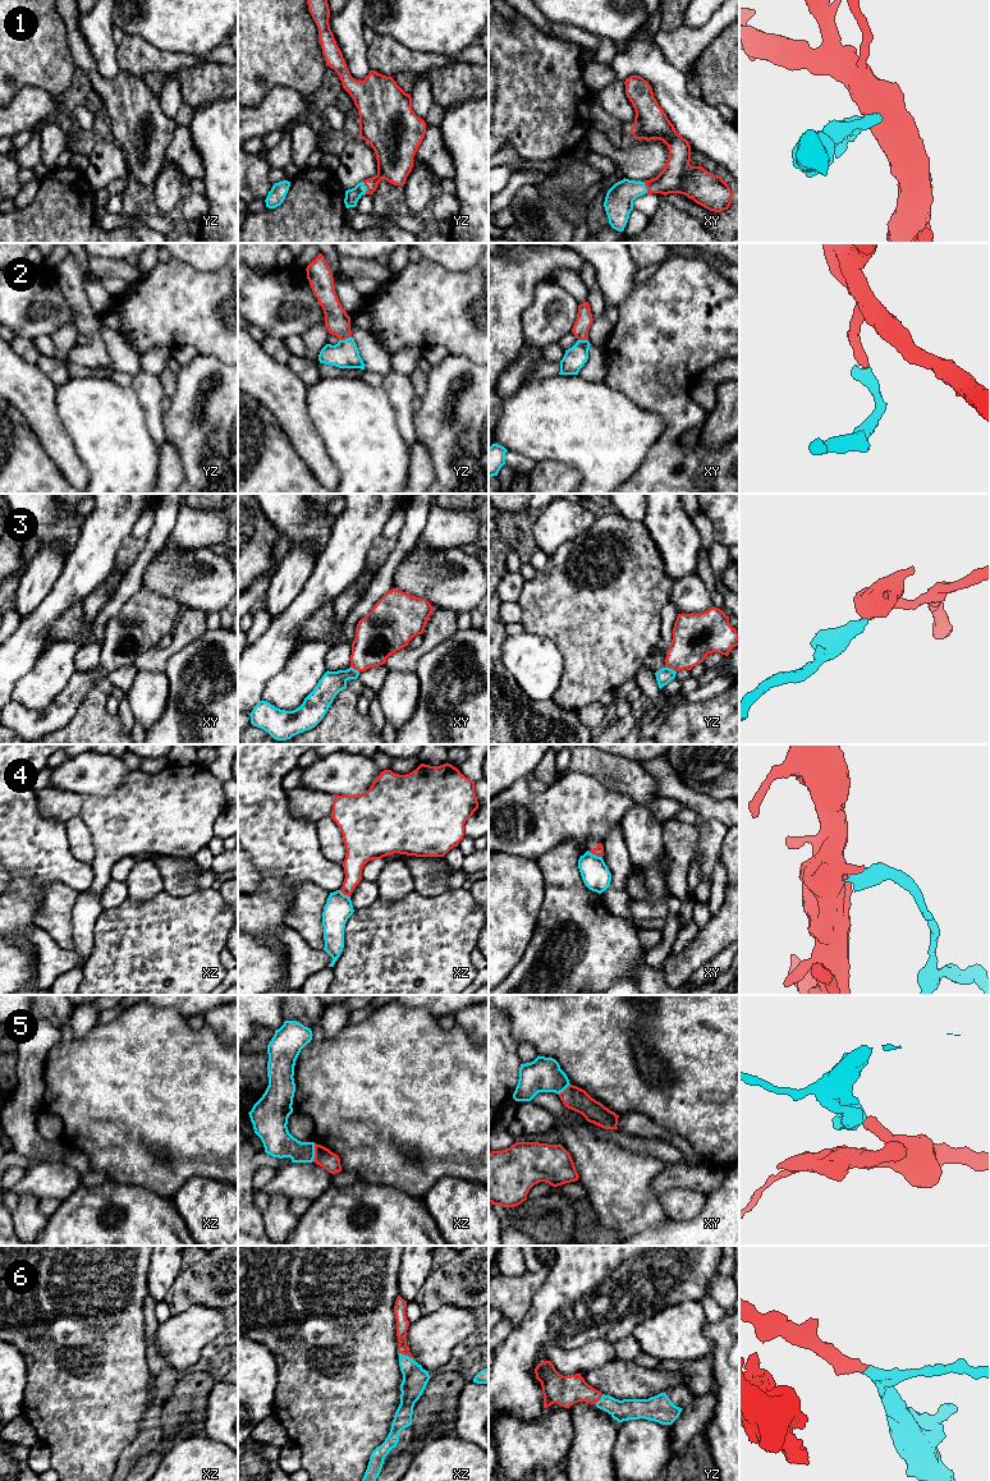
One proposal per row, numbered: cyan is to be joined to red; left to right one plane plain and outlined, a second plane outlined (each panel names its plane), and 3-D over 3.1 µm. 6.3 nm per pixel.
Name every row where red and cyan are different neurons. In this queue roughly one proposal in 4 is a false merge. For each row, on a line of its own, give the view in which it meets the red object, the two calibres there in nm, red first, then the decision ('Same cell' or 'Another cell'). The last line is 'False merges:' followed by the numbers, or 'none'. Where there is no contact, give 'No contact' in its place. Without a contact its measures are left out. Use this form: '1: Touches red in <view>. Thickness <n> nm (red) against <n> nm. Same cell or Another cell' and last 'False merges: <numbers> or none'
1: Touches red in yz. Thickness 220 nm (red) against 90 nm. Same cell
2: Touches red in yz. Thickness 160 nm (red) against 170 nm. Same cell
3: Touches red in yz. Thickness 280 nm (red) against 100 nm. Same cell
4: Touches red in xy. Thickness 60 nm (red) against 180 nm. Another cell
5: Touches red in xz. Thickness 120 nm (red) against 190 nm. Another cell
6: Touches red in xz. Thickness 80 nm (red) against 160 nm. Same cell
False merges: 4, 5

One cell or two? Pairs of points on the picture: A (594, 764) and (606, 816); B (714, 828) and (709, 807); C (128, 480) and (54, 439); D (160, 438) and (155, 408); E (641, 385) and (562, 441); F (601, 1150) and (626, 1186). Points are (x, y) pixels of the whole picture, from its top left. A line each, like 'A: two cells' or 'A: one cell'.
A: two cells
B: two cells
C: two cells
D: one cell
E: two cells
F: one cell

